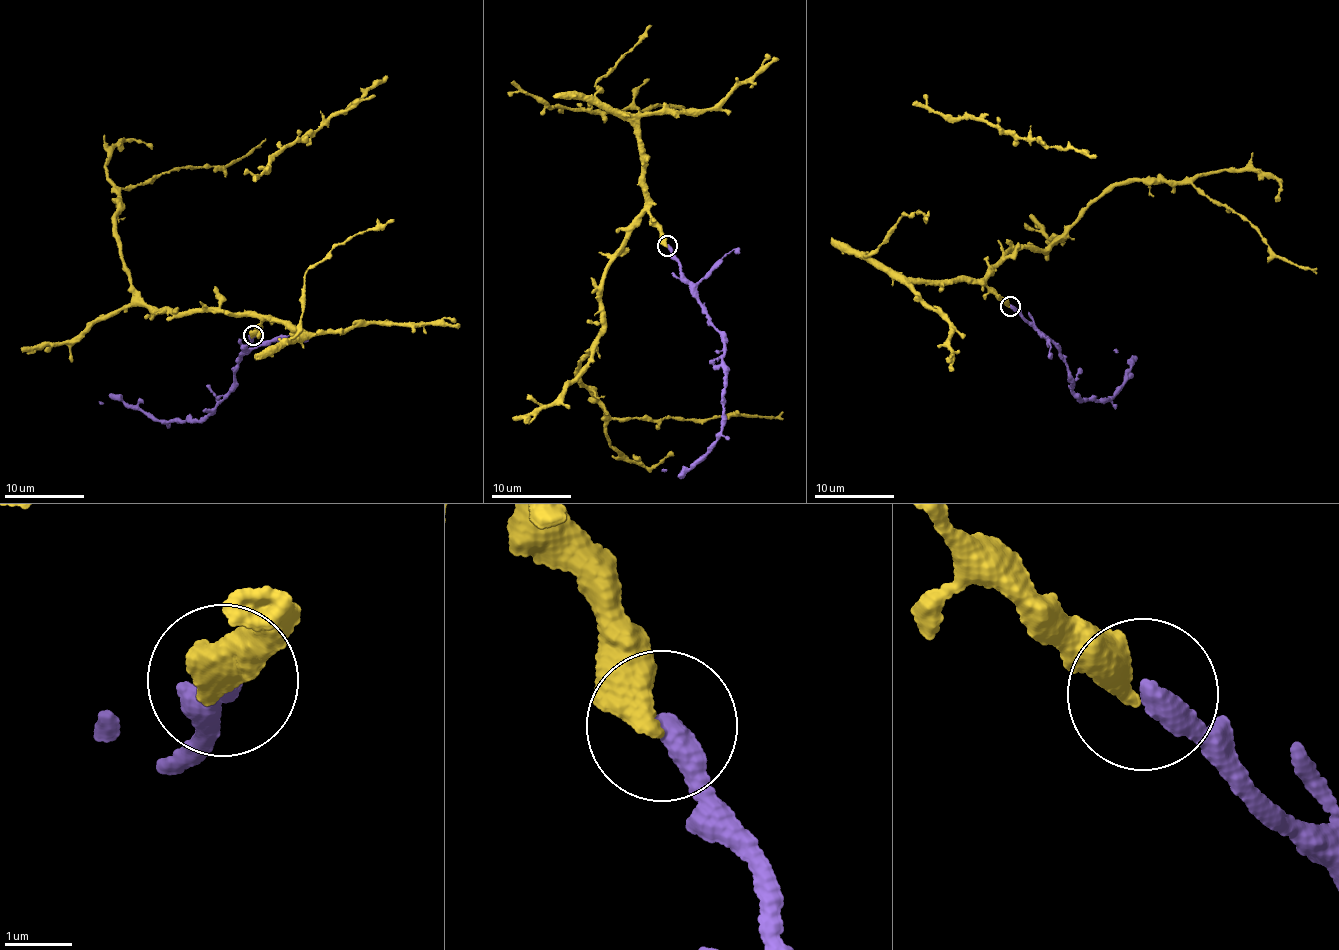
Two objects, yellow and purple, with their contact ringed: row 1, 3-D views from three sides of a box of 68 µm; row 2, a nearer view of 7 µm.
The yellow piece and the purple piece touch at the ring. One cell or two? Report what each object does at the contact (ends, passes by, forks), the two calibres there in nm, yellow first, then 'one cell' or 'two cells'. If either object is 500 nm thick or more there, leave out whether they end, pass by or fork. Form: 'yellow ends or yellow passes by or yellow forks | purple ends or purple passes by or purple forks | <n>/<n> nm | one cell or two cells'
yellow ends | purple ends | 420/400 nm | one cell

